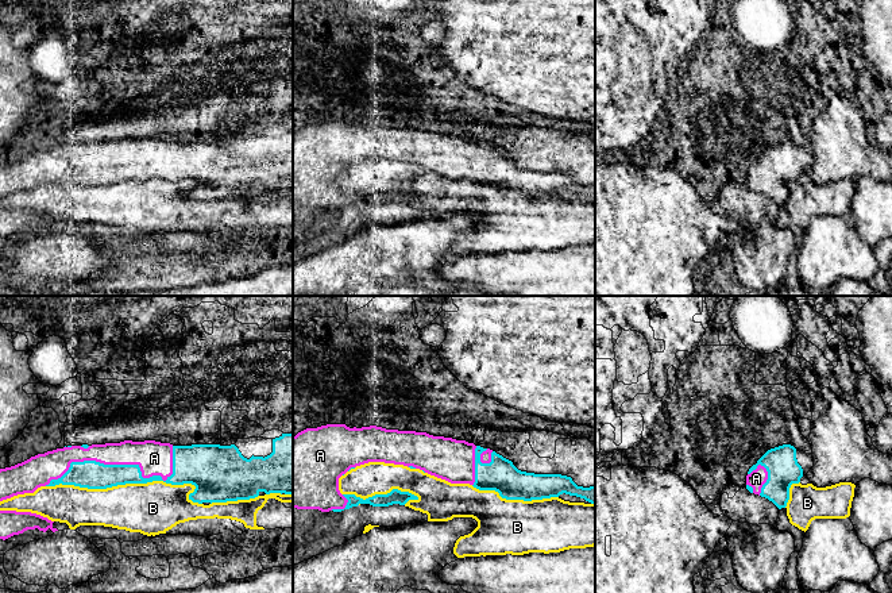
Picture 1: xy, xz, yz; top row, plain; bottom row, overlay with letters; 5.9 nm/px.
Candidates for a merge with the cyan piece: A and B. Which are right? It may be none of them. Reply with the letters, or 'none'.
A

